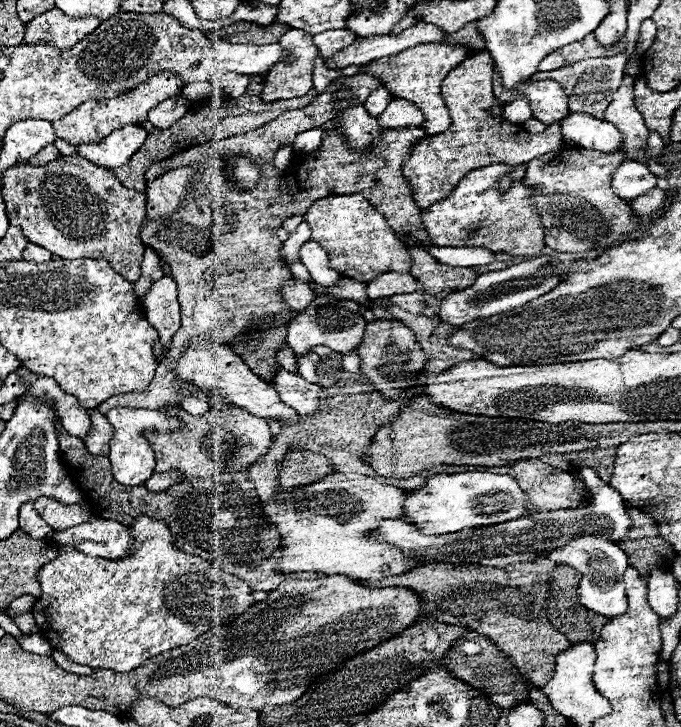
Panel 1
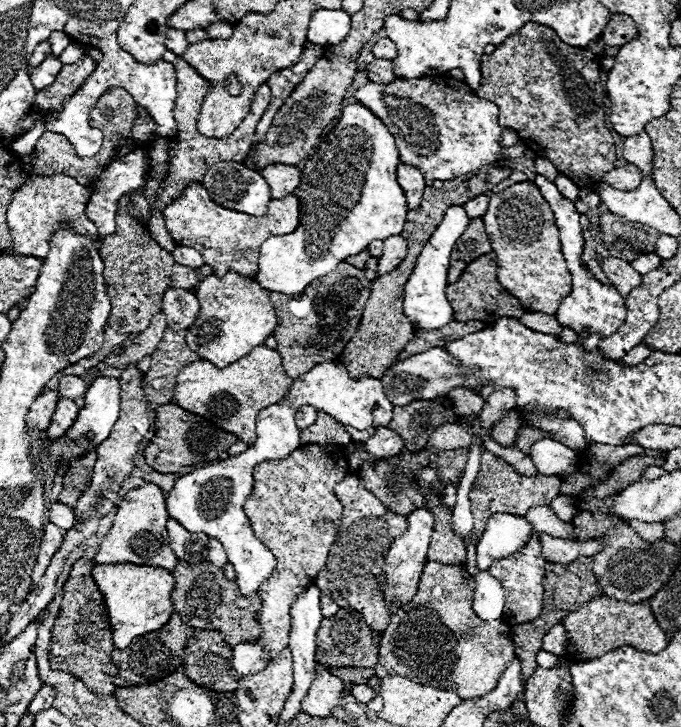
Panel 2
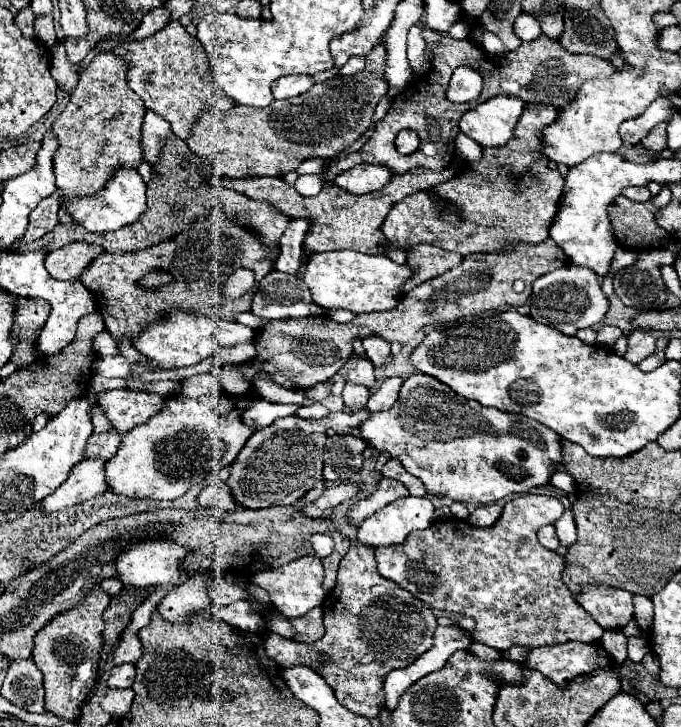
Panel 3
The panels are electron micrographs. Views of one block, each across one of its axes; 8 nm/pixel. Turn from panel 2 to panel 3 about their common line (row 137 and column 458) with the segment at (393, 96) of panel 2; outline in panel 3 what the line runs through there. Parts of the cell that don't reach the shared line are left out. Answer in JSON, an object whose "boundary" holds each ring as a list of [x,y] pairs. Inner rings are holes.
{"boundary":[[[412,374],[404,380],[402,384],[402,390],[400,390],[400,396],[396,400],[396,406],[392,406],[392,410],[386,410],[386,412],[376,412],[372,414],[368,420],[364,420],[360,426],[358,426],[362,438],[380,454],[380,452],[386,452],[390,454],[392,458],[400,460],[404,464],[404,468],[414,474],[416,478],[422,480],[422,484],[426,486],[428,494],[430,496],[446,496],[446,498],[452,498],[452,500],[458,500],[458,502],[472,502],[476,506],[480,504],[490,504],[490,502],[496,502],[508,494],[526,494],[530,492],[532,488],[536,486],[542,486],[542,484],[548,484],[550,482],[550,476],[558,470],[558,466],[562,466],[562,450],[560,450],[560,436],[554,432],[554,430],[548,430],[546,426],[542,426],[540,422],[536,420],[528,420],[524,418],[524,414],[508,414],[508,412],[502,412],[498,408],[484,408],[480,406],[476,400],[466,400],[462,398],[460,394],[456,394],[450,386],[446,386],[444,382],[440,382],[438,378],[432,378],[428,374]]]}

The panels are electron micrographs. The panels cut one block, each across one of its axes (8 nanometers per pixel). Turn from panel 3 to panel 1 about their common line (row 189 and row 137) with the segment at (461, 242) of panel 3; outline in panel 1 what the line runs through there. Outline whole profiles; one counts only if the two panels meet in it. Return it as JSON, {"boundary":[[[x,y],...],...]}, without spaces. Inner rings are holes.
{"boundary":[[[476,50],[466,58],[466,62],[460,62],[460,66],[446,74],[442,82],[442,98],[448,100],[452,126],[442,134],[416,144],[412,156],[404,164],[404,176],[408,178],[420,208],[428,208],[434,202],[448,198],[470,170],[488,166],[492,162],[508,162],[518,166],[558,148],[560,122],[550,124],[542,134],[530,134],[522,126],[506,122],[502,114],[496,117],[490,115],[495,98],[493,64],[488,50]]]}

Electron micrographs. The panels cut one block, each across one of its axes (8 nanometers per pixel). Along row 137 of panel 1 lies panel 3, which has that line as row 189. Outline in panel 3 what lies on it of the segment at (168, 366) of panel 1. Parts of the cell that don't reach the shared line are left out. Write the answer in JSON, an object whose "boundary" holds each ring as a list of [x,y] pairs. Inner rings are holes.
{"boundary":[[[456,164],[448,166],[440,174],[428,174],[426,170],[412,170],[412,174],[404,174],[400,178],[392,178],[382,190],[376,190],[372,194],[354,196],[346,190],[340,190],[338,186],[324,186],[318,196],[302,196],[296,192],[292,184],[286,184],[282,178],[242,178],[242,180],[224,180],[222,184],[242,192],[254,200],[266,200],[272,202],[280,212],[288,214],[290,218],[302,218],[310,216],[314,222],[304,238],[304,252],[316,254],[316,252],[328,252],[328,250],[356,250],[364,254],[376,254],[376,256],[388,256],[384,252],[386,238],[382,234],[382,224],[388,212],[394,204],[404,200],[406,196],[414,192],[424,192],[428,188],[434,188],[442,184],[444,180],[454,176]]]}

